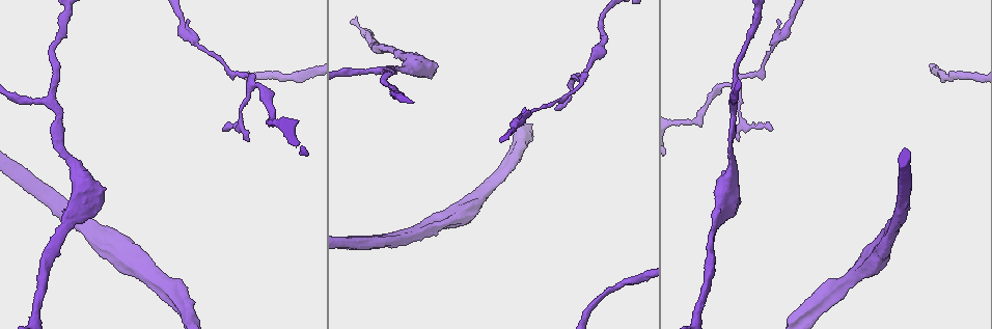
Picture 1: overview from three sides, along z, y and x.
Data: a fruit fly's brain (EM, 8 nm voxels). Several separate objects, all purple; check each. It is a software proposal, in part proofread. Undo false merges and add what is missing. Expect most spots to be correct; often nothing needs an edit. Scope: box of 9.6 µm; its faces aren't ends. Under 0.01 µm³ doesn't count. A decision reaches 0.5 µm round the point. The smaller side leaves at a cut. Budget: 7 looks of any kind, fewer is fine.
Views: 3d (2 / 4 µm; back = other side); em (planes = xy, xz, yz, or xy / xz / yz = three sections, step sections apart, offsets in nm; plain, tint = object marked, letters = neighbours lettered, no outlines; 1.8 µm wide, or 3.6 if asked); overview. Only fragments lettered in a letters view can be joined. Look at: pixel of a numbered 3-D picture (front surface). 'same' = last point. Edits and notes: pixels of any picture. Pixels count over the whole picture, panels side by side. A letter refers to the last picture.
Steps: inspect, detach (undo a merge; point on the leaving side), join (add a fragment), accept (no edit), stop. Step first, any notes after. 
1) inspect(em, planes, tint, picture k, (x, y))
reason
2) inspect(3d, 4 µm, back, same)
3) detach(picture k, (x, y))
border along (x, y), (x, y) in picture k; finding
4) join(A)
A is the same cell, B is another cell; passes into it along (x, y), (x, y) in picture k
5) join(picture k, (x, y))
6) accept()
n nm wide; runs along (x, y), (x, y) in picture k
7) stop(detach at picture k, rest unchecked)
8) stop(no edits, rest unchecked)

inspect(em, planes, plain, picture 1, (887, 228))
thick end

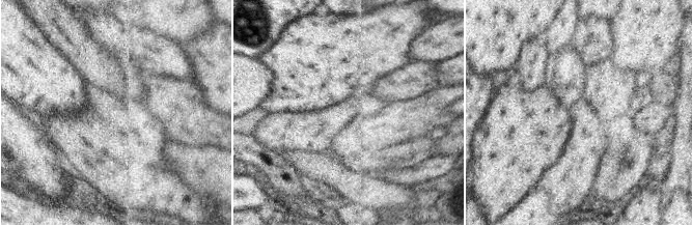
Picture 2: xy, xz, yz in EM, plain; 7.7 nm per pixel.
inspect(em, planes, letters, same)

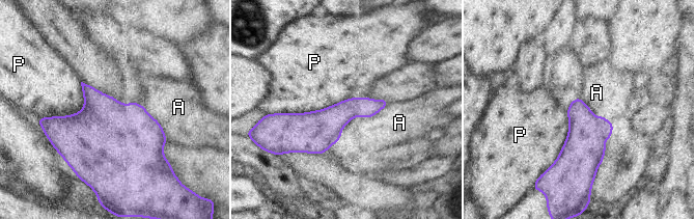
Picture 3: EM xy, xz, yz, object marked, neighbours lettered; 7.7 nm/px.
accept()
220 nm wide; A and P are other cells; border along (389, 103), (354, 116), (325, 153) in picture 3; no lettered fragment goes on from it

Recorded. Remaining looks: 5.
inspect(em, xy, step 8, tint, picture 1, (253, 84))
two arms in line, one across

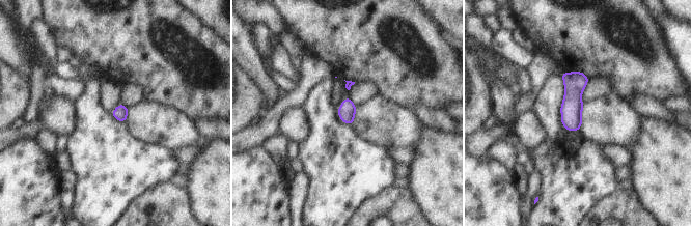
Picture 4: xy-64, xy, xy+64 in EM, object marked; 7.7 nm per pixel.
inspect(em, xy, step 8, letters, same)

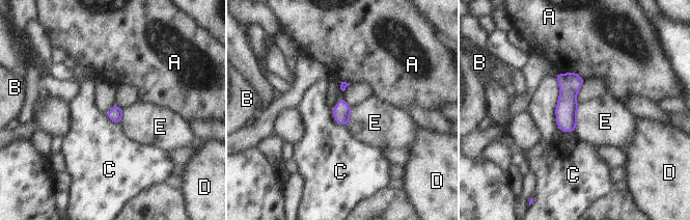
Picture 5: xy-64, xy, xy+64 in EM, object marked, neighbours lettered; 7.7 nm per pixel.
accept()
110 nm wide; A, B, C, D and E are other cells; border along (579, 104), (575, 130) in picture 5; continuous, no second cell

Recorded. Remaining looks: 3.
stop(no edits, rest unchecked)

